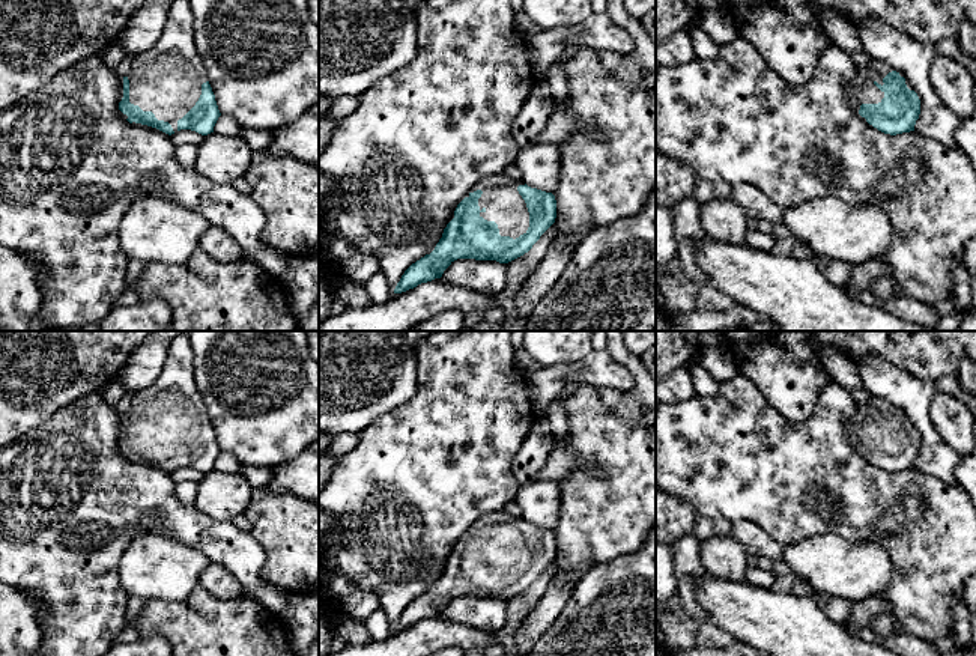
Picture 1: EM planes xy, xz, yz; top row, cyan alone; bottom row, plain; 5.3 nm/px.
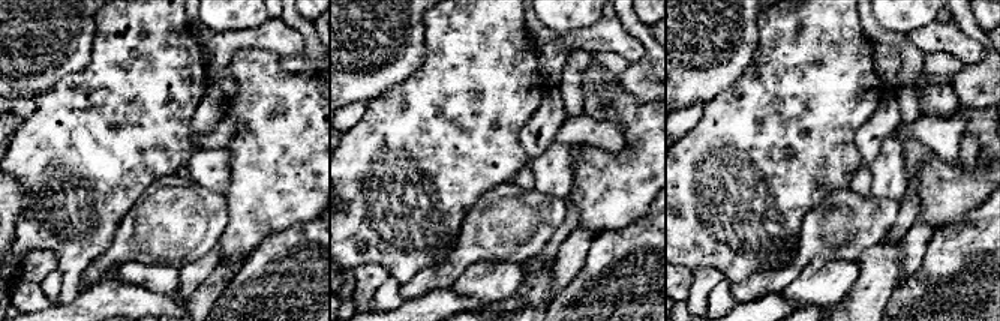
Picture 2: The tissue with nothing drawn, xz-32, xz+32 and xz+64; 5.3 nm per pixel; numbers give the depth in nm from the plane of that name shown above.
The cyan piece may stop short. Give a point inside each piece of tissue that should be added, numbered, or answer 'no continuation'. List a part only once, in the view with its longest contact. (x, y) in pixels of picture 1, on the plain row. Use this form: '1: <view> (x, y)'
1: xz (504, 542)

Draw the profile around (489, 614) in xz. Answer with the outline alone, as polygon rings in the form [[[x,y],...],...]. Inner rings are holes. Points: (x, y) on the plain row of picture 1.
[[[457,596],[441,615],[448,621],[495,633],[504,627],[507,609],[507,600],[496,597]]]

